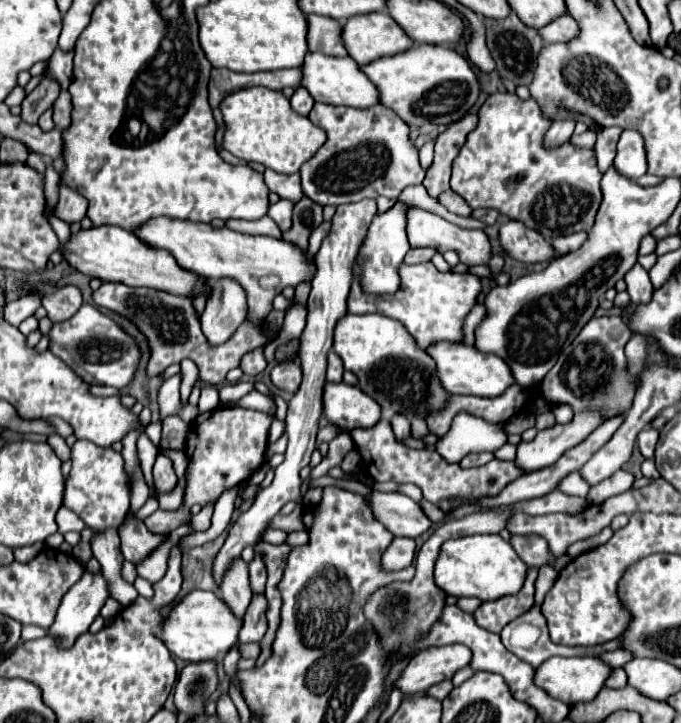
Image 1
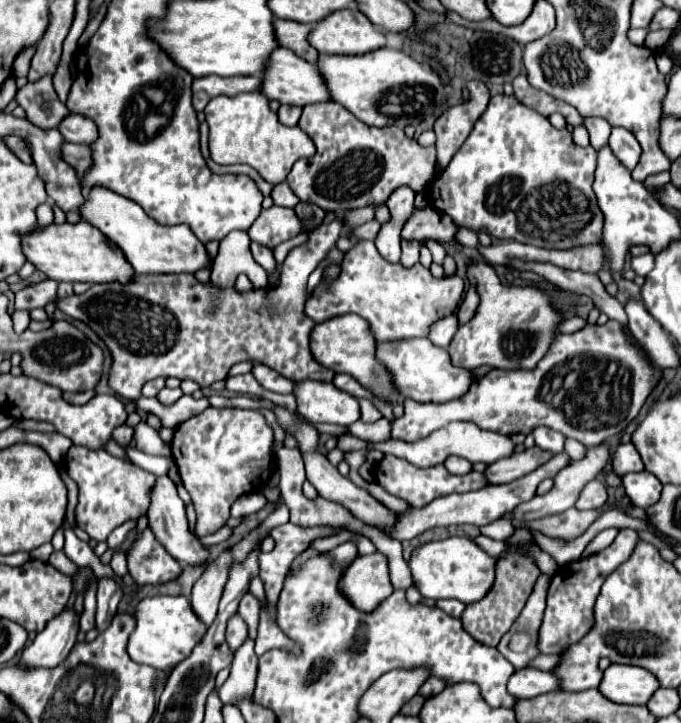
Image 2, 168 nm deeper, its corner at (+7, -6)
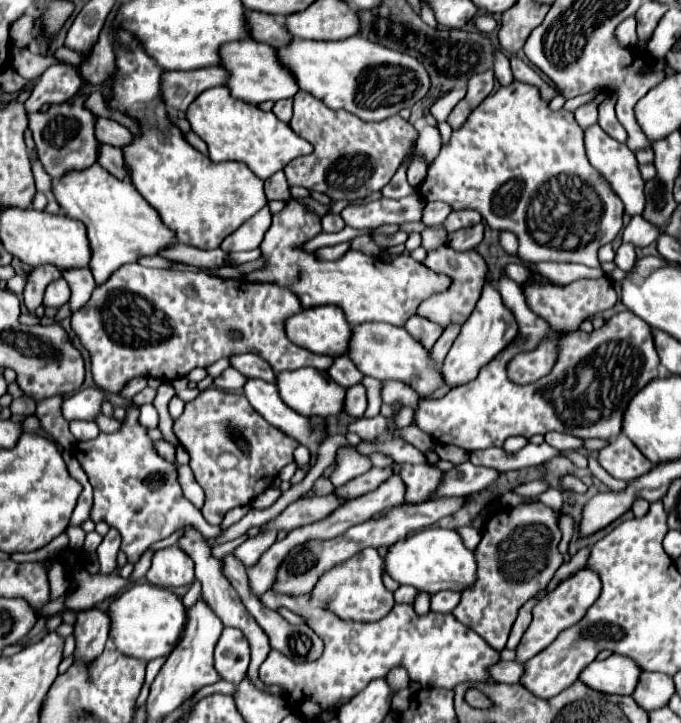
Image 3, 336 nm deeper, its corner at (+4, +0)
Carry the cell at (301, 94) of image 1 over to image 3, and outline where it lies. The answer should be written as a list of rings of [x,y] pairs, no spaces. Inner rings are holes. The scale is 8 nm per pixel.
[[[282,99],[282,101],[276,101],[274,105],[274,115],[280,119],[280,121],[290,121],[292,119],[292,99]]]

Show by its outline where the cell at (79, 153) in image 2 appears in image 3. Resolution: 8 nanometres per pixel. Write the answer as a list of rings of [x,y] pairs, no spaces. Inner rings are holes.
[[[100,145],[98,147],[98,159],[96,163],[100,167],[104,167],[108,173],[112,173],[118,179],[128,179],[126,167],[124,167],[124,157],[122,157],[122,149],[112,147],[112,145]]]

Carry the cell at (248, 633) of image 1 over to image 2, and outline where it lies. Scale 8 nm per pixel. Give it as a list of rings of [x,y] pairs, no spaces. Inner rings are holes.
[[[247,639],[233,657],[231,675],[219,689],[219,697],[225,705],[239,707],[241,701],[253,701],[255,691],[255,677],[257,677],[257,655],[253,651],[253,641]]]

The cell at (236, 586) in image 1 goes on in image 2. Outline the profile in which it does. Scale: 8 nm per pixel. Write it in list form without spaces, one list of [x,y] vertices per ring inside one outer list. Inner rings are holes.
[[[235,615],[227,625],[227,645],[235,653],[235,649],[239,649],[239,645],[243,645],[245,639],[247,639],[247,625],[241,621],[241,617]]]

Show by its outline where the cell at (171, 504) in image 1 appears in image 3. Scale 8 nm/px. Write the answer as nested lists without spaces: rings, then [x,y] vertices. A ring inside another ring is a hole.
[[[172,545],[154,553],[146,579],[152,585],[180,587],[194,581],[194,563],[180,551],[180,547]]]

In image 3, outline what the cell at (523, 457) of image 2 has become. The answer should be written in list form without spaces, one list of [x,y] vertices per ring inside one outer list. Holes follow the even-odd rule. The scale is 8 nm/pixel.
[[[466,461],[446,473],[446,479],[442,479],[442,489],[438,489],[438,495],[470,495],[494,485],[498,477],[500,471],[482,465],[472,465],[470,461]]]

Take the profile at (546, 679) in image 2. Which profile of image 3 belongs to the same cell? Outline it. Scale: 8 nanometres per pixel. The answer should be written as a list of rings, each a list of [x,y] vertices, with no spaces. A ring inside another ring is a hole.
[[[502,661],[498,667],[490,669],[490,675],[494,675],[494,681],[498,683],[520,683],[524,677],[526,669],[524,663],[514,663],[514,661]]]

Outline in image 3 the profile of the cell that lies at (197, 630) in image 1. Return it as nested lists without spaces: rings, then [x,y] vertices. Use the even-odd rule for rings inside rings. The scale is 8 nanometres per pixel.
[[[136,583],[130,589],[126,589],[110,605],[108,615],[110,615],[110,637],[116,641],[118,649],[124,651],[128,657],[144,661],[168,657],[174,651],[186,623],[186,609],[182,605],[182,599],[172,591],[150,583],[144,585]]]

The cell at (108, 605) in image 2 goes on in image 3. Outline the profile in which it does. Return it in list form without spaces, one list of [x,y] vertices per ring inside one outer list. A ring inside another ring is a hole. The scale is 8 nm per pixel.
[[[102,609],[80,611],[74,627],[76,659],[96,659],[104,649],[110,631],[110,617]]]

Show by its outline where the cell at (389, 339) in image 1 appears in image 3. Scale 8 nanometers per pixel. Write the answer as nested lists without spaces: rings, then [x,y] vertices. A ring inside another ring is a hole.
[[[326,305],[326,307],[312,307],[306,309],[286,321],[286,331],[290,335],[292,343],[298,343],[300,347],[318,353],[318,355],[330,355],[330,357],[340,357],[350,351],[350,335],[352,327],[346,321],[346,313],[336,307],[336,305]]]

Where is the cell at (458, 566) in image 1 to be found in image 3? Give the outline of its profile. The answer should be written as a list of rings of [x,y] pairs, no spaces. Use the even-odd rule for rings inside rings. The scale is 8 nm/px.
[[[428,527],[424,531],[410,535],[408,539],[402,539],[394,547],[390,547],[386,555],[386,571],[400,585],[412,585],[418,591],[426,591],[426,593],[438,593],[444,589],[462,593],[474,583],[476,569],[478,565],[474,551],[470,551],[462,543],[462,537],[456,531],[440,529],[440,527]]]

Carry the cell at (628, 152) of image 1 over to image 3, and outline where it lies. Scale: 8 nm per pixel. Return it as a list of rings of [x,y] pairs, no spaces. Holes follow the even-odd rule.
[[[608,95],[606,101],[602,101],[598,109],[600,109],[600,119],[598,119],[600,127],[602,127],[610,137],[614,137],[616,141],[626,143],[626,139],[628,139],[626,129],[622,127],[622,123],[618,121],[618,117],[616,117],[616,113],[614,113],[614,95]]]

